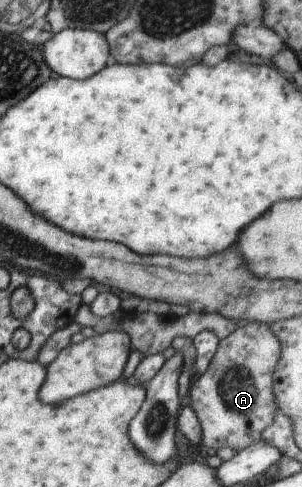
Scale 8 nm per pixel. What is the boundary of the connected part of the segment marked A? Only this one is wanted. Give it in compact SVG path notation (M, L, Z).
M244 321L230 335L219 341L218 351L206 371L194 376L195 382L190 387L187 399L200 422L202 444L211 452L225 447L237 451L246 449L259 442L262 432L272 425L274 416L278 413L272 393L272 376L280 354L280 344L269 324Z

